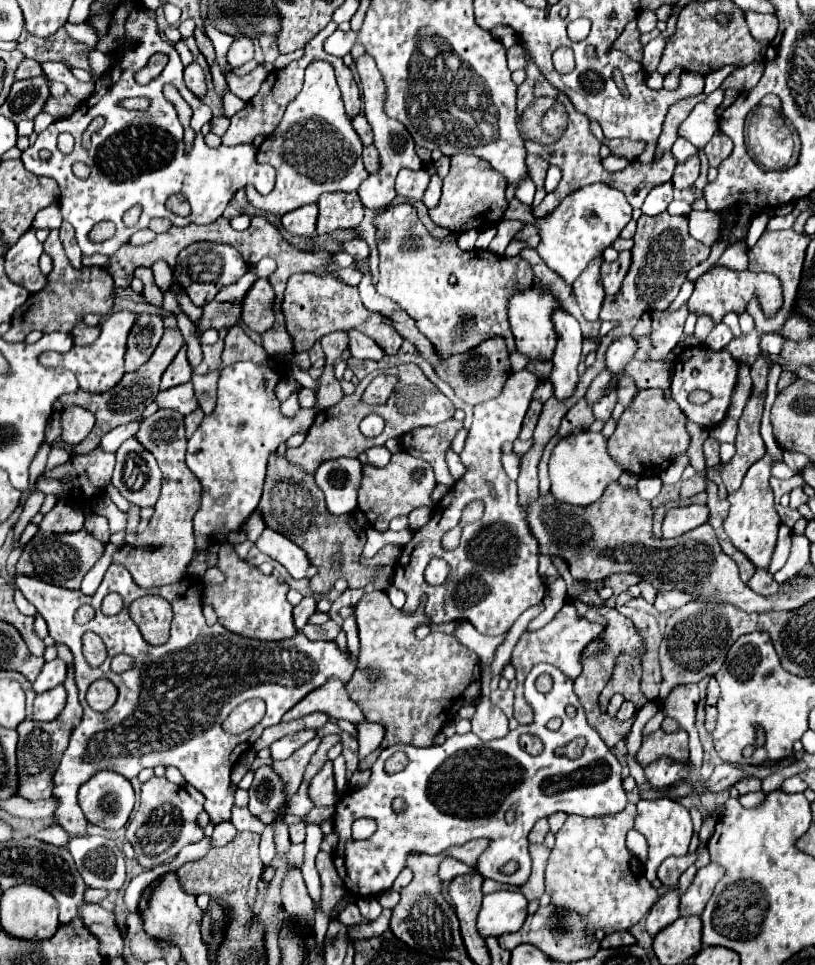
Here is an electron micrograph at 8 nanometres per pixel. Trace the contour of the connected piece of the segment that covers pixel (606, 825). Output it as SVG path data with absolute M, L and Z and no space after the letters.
M627 804L619 816L583 818L569 814L563 828L555 834L557 842L545 870L545 892L551 896L553 906L585 918L587 934L597 930L605 930L605 934L629 930L659 900L657 890L645 878L643 862L625 846L633 818L635 804Z

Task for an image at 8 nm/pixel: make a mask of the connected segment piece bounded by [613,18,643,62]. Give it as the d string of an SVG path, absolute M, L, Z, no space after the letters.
M633 18L627 26L625 26L625 30L623 30L623 34L615 40L615 48L619 48L621 52L625 52L627 56L631 56L631 58L635 58L635 60L639 60L641 62L641 56L643 56L643 46L641 46L641 42L639 42L639 30L637 30L637 18Z

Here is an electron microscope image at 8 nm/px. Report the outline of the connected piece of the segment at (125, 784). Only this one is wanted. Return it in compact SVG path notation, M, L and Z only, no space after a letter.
M109 770L95 774L79 788L79 806L85 818L107 830L125 826L133 802L131 782Z

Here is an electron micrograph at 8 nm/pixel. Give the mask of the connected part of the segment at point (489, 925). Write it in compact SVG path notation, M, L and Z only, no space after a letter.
M499 890L483 896L483 906L477 918L477 930L483 938L517 932L527 918L527 900L521 892Z

